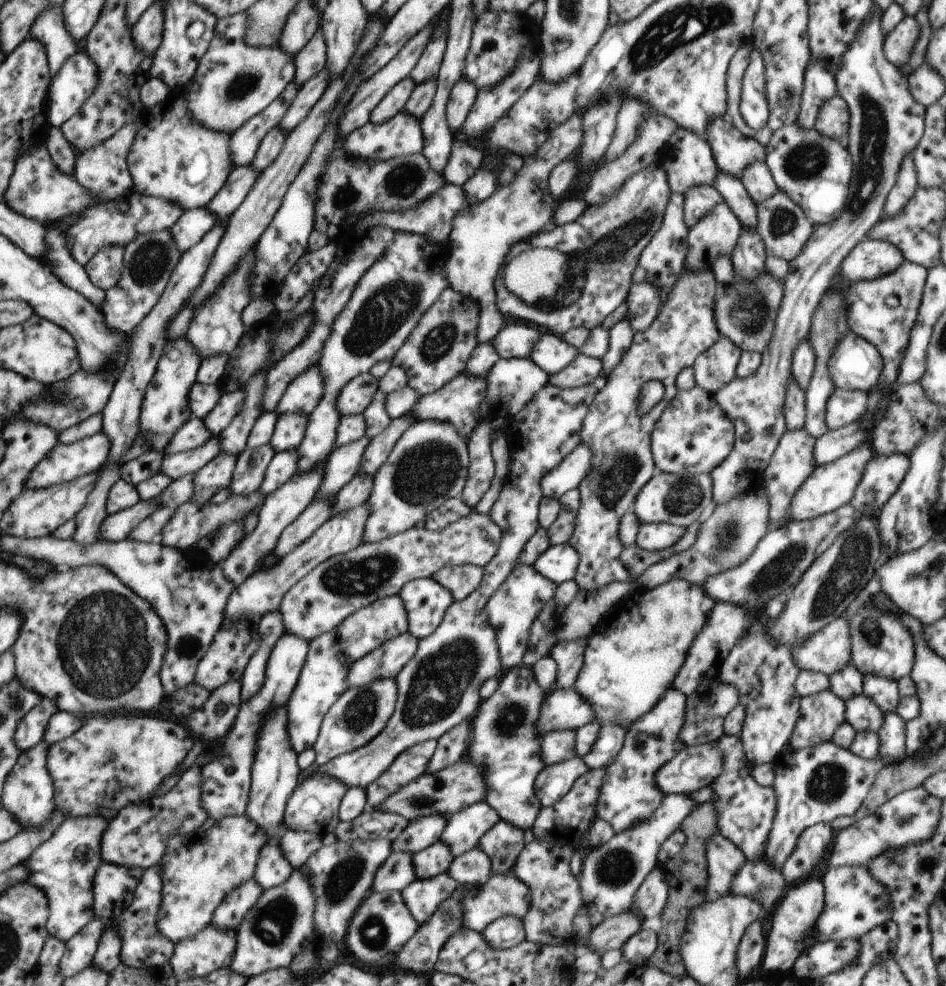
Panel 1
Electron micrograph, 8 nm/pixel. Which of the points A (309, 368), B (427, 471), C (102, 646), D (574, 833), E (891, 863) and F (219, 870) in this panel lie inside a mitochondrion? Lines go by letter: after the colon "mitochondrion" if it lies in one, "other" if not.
A: other
B: mitochondrion
C: mitochondrion
D: other
E: mitochondrion
F: other

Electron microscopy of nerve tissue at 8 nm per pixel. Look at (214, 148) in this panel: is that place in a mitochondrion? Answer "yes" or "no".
yes

